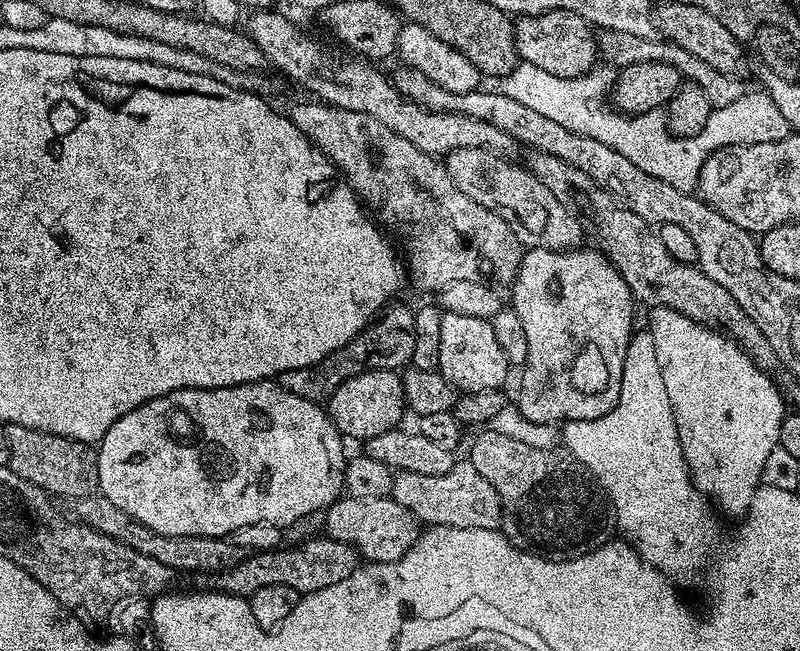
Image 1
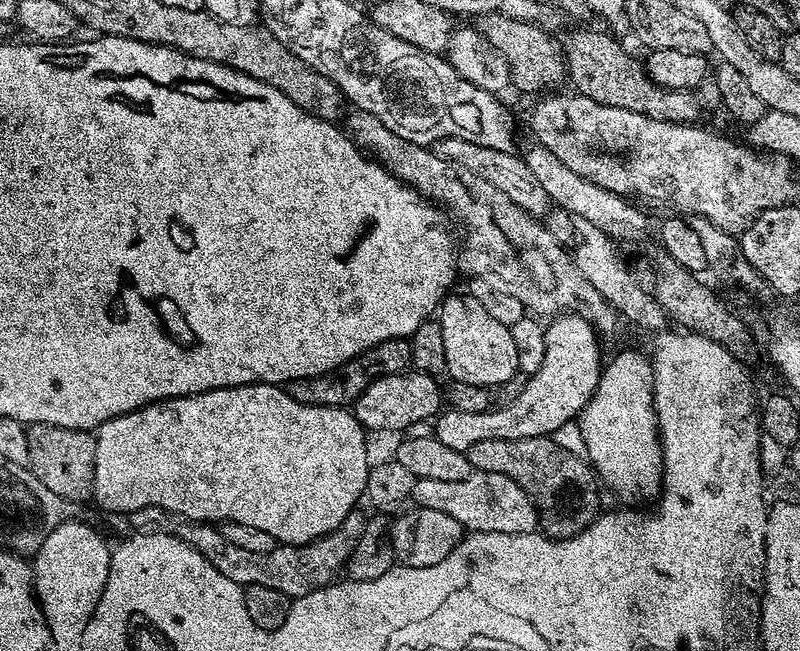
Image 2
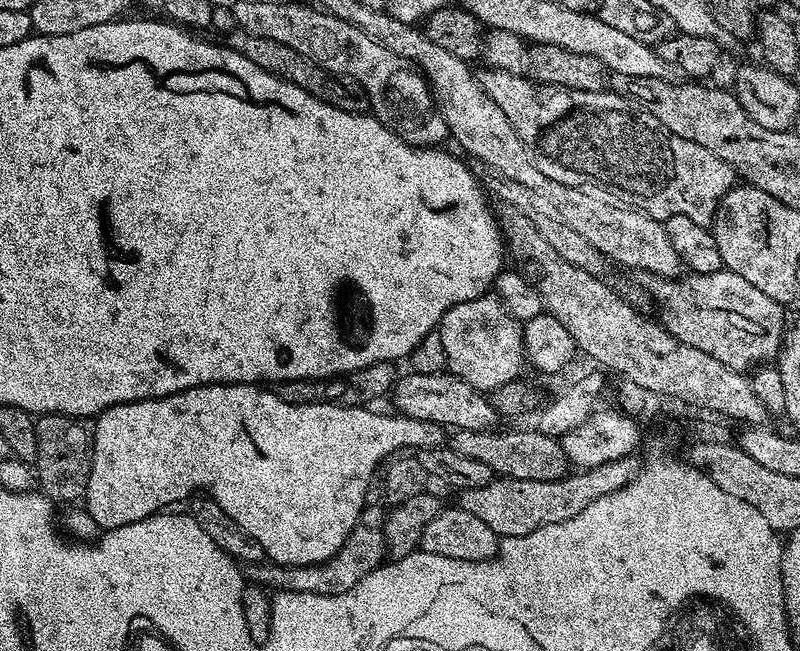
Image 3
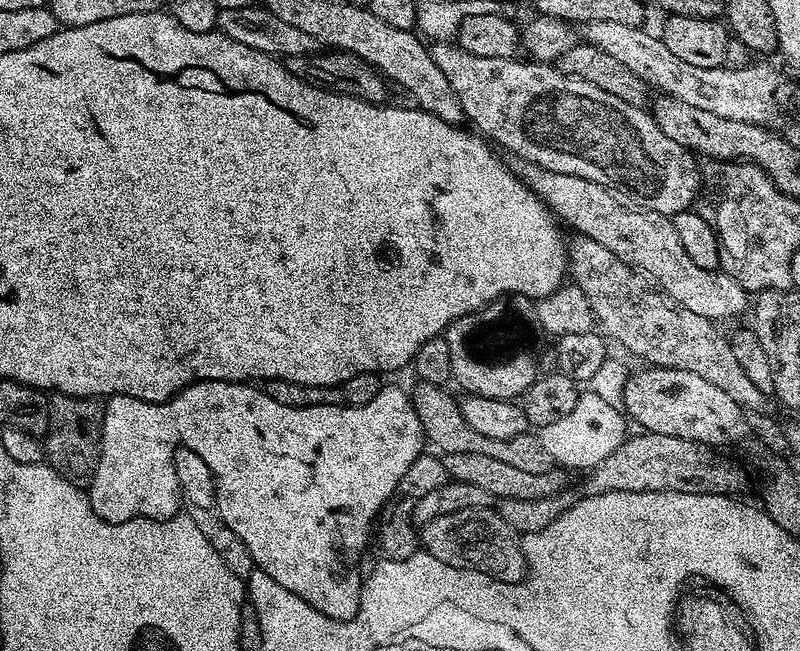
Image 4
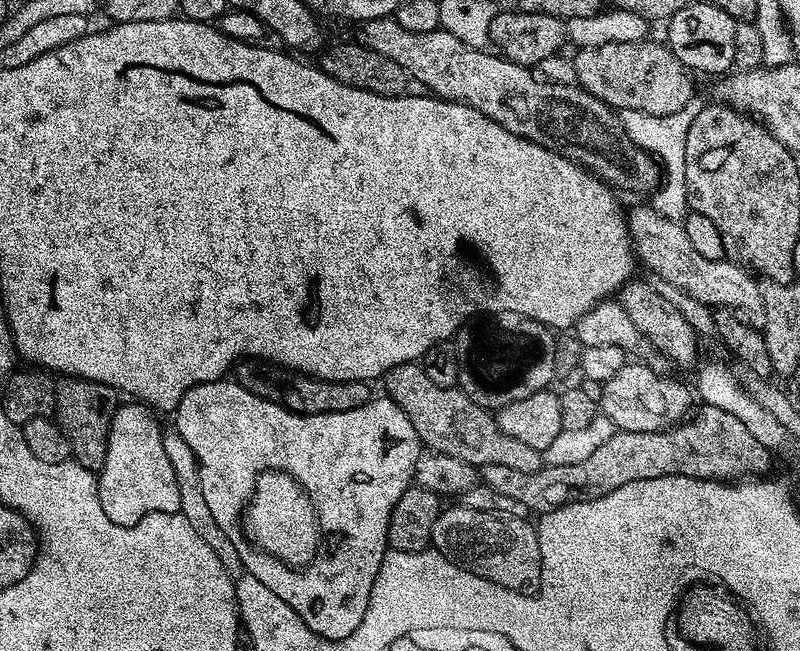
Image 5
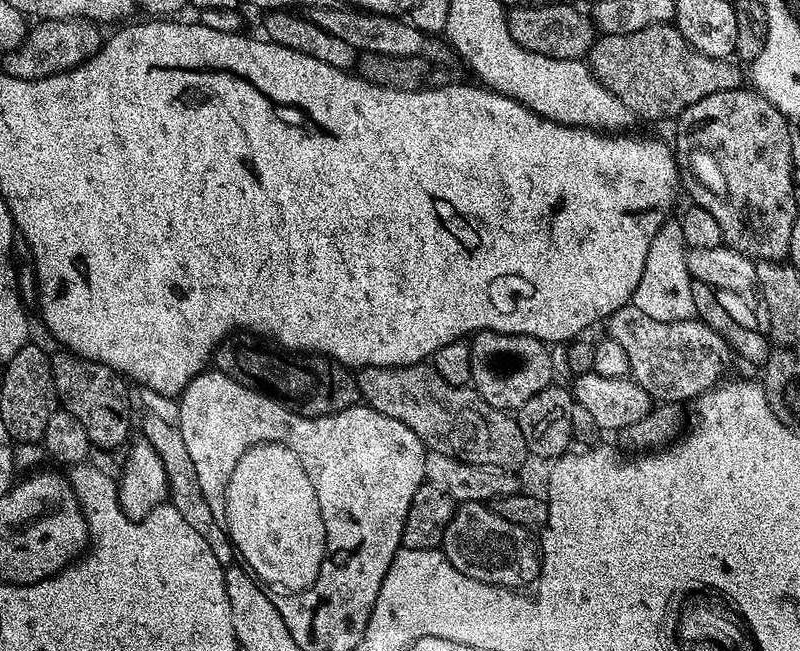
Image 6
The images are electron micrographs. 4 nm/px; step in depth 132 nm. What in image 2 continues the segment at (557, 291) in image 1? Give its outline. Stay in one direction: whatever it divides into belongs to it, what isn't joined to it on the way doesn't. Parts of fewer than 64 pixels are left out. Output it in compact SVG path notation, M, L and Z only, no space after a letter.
M565 312L547 321L544 338L546 354L542 366L528 377L526 390L522 390L514 402L478 414L445 407L434 420L434 434L438 442L467 454L474 442L486 442L486 438L513 440L551 436L558 426L575 421L590 402L600 381L602 359L600 344L596 341L598 333L586 318L575 312Z

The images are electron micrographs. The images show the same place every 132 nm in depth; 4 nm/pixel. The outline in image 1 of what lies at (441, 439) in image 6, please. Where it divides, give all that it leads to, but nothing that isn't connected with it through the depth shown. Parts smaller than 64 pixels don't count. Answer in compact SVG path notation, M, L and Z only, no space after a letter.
M489 426L473 436L476 437L473 438L472 449L466 456L467 463L472 464L474 470L478 470L478 474L482 474L486 482L490 482L490 486L494 486L500 499L499 531L516 548L521 548L524 552L538 551L547 553L548 556L568 557L595 547L608 536L612 529L612 516L616 513L614 506L591 472L567 450L540 450L526 446L508 435L495 433Z

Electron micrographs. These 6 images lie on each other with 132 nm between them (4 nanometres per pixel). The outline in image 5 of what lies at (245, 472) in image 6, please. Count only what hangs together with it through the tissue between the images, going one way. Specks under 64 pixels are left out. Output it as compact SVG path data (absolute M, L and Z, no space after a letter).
M284 472L261 473L242 519L245 533L257 549L270 553L289 567L305 567L319 549L320 531L312 504L300 484Z

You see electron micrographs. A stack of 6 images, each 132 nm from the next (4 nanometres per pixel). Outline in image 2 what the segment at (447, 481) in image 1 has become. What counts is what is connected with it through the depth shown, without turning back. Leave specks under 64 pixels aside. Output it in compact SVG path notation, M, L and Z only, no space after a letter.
M473 470L470 478L462 478L462 482L438 482L434 478L417 480L410 500L415 507L450 514L450 518L455 518L468 532L526 534L538 528L536 503L518 482L514 482L514 478L506 478L506 474L497 472Z

